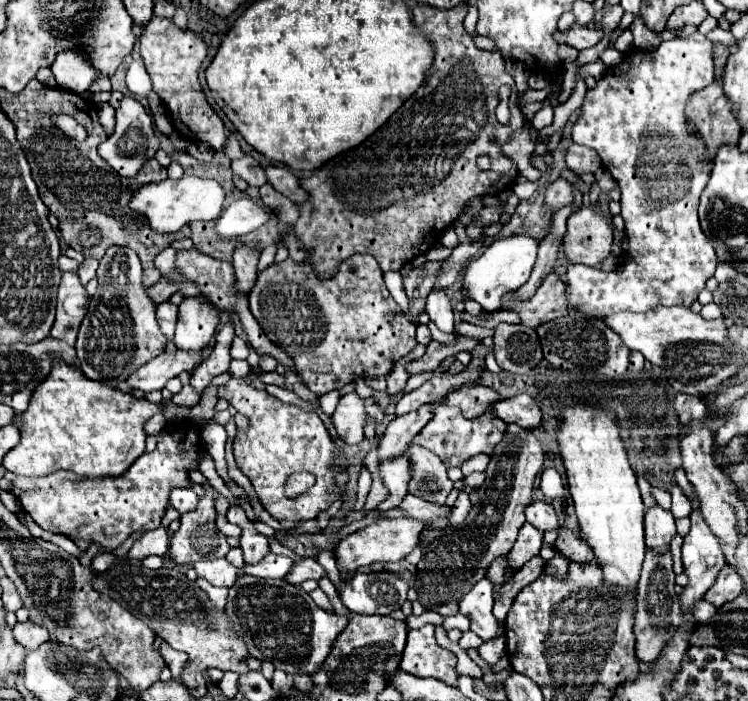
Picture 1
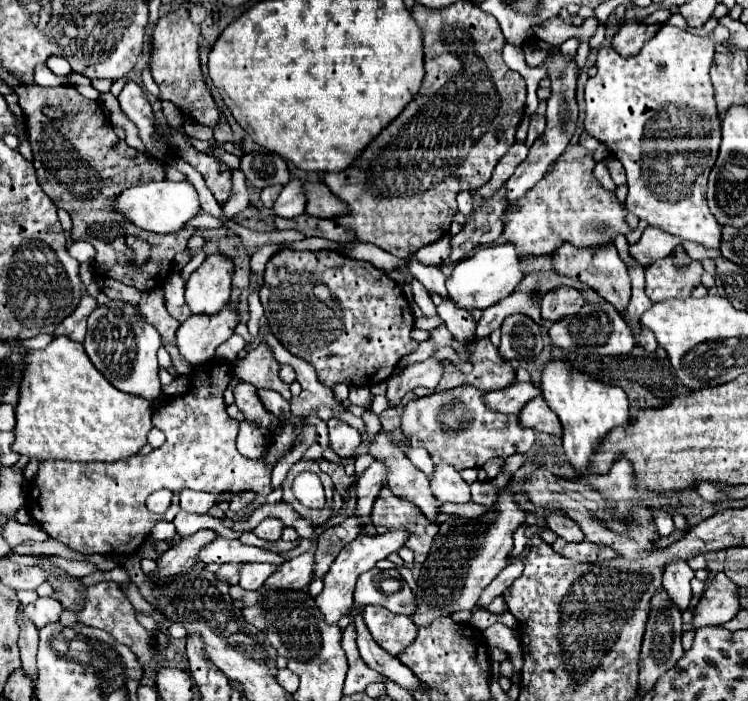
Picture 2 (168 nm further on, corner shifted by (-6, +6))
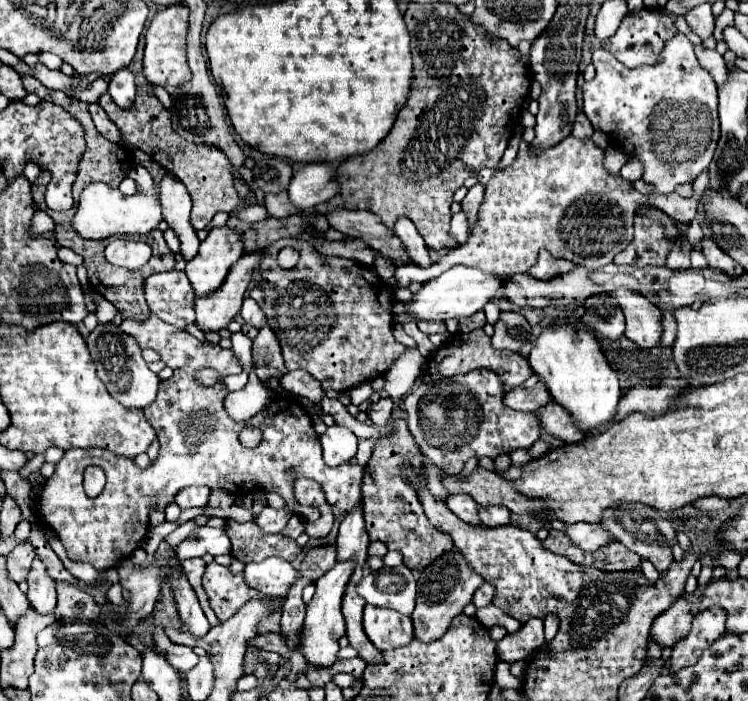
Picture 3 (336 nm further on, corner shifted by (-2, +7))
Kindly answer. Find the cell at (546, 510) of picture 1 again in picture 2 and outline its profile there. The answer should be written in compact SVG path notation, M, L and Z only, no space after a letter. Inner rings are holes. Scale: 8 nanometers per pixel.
M552 511L552 513L548 515L548 527L550 527L558 537L562 537L562 539L566 539L566 541L580 543L580 541L586 539L584 533L582 533L582 529L580 529L570 517L566 517L566 515L562 515L562 513L556 513L556 511Z

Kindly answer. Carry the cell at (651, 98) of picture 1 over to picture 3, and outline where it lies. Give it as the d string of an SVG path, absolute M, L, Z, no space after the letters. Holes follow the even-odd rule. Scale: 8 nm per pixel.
M676 32L670 40L666 40L660 52L660 60L652 66L626 68L604 48L598 48L592 54L592 64L596 68L596 76L594 80L585 82L582 88L582 111L590 124L596 130L602 130L612 140L612 144L620 146L628 158L636 158L644 166L642 180L654 186L652 194L668 196L676 192L676 186L694 182L698 174L712 162L720 136L720 122L716 84L700 66L692 42L682 32Z

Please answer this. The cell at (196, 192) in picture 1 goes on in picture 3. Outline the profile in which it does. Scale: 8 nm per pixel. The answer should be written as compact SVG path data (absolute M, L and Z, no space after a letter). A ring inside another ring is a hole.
M136 166L130 170L130 176L136 180L138 186L142 186L142 192L126 196L120 190L110 188L102 182L94 182L82 192L78 212L72 220L74 228L76 228L76 232L80 232L80 236L100 240L100 238L108 238L114 234L148 234L150 230L154 230L160 224L162 204L154 190L154 180L152 180L150 172L144 166Z

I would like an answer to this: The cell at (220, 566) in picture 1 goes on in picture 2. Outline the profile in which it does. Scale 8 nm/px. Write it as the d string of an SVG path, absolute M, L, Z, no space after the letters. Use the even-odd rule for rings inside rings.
M246 563L242 565L240 571L240 587L246 591L252 589L260 589L260 585L264 585L264 581L274 573L274 569L278 569L278 565L268 565L268 563Z

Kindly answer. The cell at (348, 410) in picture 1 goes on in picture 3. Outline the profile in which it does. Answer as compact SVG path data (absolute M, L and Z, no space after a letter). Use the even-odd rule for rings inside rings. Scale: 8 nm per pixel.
M328 426L320 436L320 446L324 452L324 462L328 466L340 466L356 456L358 440L356 436L352 436L352 432L348 432L348 428Z

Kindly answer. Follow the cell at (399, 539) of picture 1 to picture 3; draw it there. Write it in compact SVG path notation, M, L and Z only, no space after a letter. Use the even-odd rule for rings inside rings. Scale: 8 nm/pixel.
M344 560L338 562L332 570L328 570L324 576L316 580L316 594L312 602L306 606L306 620L304 620L304 658L312 666L332 666L336 662L338 654L338 638L346 632L346 622L342 616L342 598L346 592L346 586L350 582L350 576L356 568L356 560Z

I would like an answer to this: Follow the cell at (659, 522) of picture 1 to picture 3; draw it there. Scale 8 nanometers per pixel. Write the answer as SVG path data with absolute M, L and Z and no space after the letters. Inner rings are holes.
M678 596L670 604L670 608L654 620L652 636L656 636L656 640L660 640L660 644L674 646L676 640L680 640L680 636L688 634L690 622L692 622L690 604L688 604L688 600L684 600L684 596Z

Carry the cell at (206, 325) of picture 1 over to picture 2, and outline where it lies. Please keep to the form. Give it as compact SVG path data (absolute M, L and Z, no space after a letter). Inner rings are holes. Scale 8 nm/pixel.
M212 253L190 275L186 301L194 315L216 315L230 299L234 263L222 253Z

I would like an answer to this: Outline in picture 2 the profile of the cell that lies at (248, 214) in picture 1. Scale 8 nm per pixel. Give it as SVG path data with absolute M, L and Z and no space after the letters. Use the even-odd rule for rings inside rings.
M292 179L276 199L276 205L270 209L272 215L278 217L298 217L306 209L304 201L304 183L300 179Z

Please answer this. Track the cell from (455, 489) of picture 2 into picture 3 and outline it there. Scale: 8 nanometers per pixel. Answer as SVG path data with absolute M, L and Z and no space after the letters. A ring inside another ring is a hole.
M464 492L448 494L444 502L446 502L446 506L448 506L460 520L464 520L464 522L468 522L468 524L480 524L478 514L476 514L478 504L474 502L472 496L468 496L468 494L464 494Z

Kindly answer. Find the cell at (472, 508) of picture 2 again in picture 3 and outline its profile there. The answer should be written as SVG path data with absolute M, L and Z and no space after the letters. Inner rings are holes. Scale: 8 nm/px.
M480 506L478 516L480 516L480 522L490 528L510 524L510 510L506 506Z

